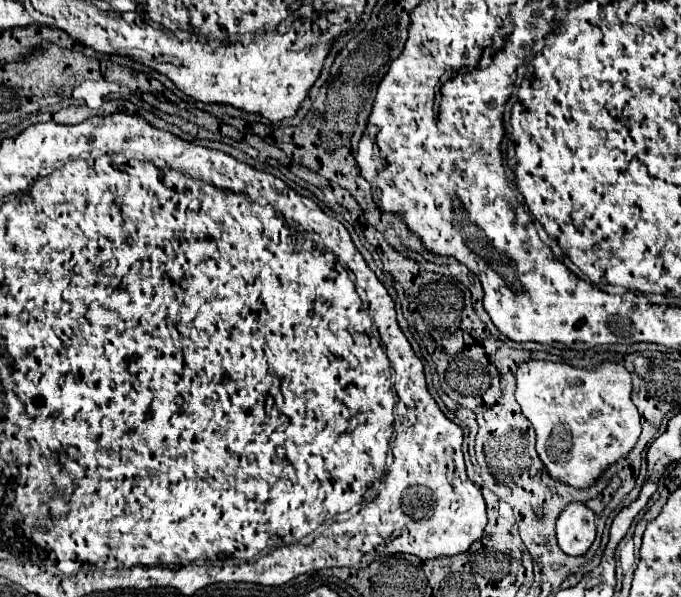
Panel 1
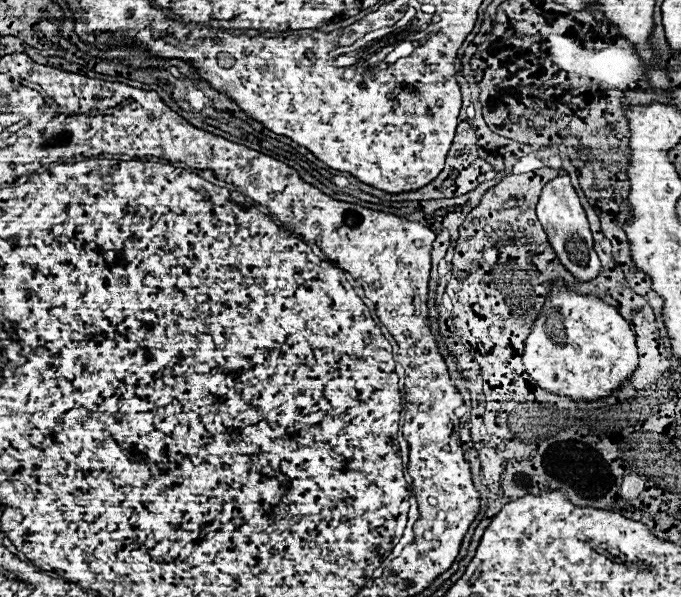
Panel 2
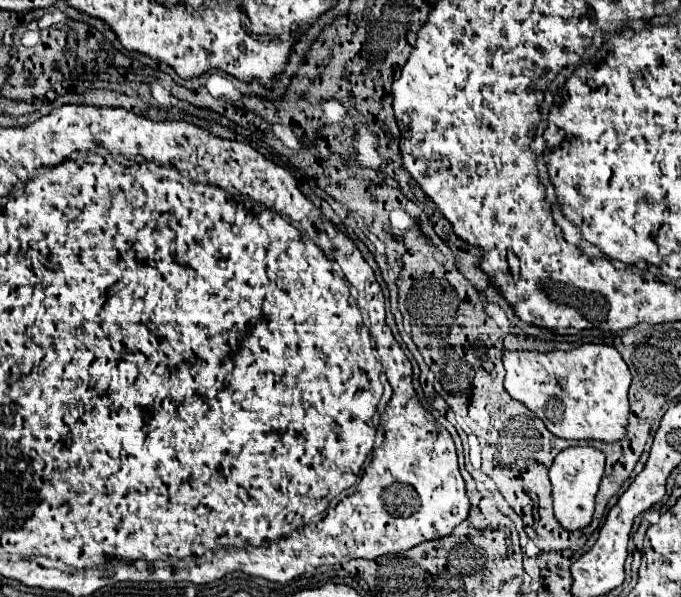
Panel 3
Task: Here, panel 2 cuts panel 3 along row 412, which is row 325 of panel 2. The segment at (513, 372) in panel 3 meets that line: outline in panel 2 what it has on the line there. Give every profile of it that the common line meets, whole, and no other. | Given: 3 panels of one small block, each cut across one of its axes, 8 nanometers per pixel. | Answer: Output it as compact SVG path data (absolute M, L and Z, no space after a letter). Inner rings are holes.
M556 282L550 296L544 302L540 318L536 318L530 336L526 338L526 348L522 354L528 376L542 388L558 396L568 396L570 400L602 400L618 390L638 366L638 350L634 332L628 322L618 314L616 308L604 304L596 296L580 296Z

